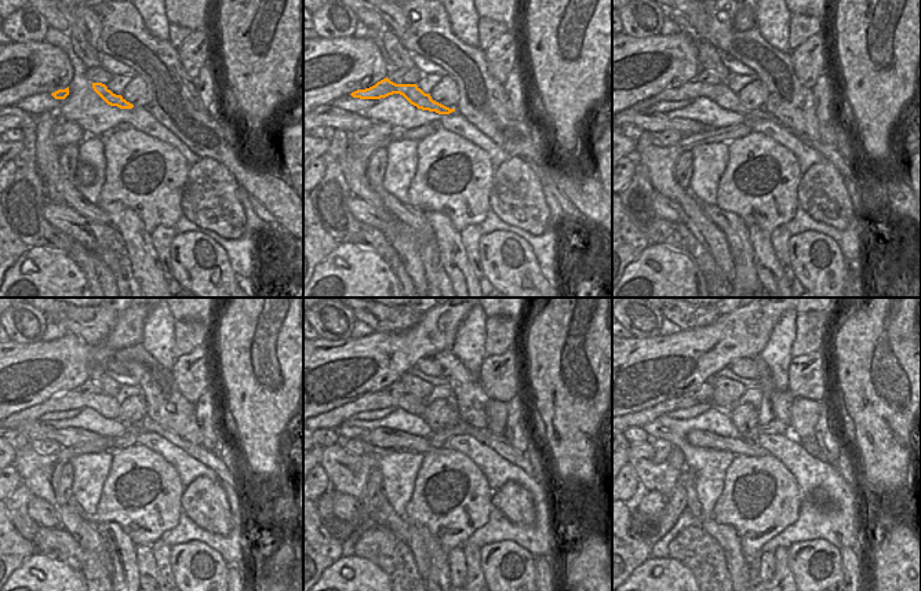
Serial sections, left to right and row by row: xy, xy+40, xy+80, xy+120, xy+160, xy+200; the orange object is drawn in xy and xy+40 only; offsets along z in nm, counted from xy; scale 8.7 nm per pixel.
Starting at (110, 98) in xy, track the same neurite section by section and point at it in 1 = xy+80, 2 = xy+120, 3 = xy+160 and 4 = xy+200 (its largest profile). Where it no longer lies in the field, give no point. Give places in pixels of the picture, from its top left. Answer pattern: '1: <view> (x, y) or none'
1: xy+80 (721, 94)
2: xy+120 (108, 407)
3: xy+160 (332, 419)
4: xy+200 (640, 419)

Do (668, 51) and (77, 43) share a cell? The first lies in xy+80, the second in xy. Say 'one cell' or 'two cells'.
two cells

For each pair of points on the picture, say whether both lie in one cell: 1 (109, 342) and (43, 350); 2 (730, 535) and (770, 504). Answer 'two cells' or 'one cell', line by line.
1: one cell
2: two cells

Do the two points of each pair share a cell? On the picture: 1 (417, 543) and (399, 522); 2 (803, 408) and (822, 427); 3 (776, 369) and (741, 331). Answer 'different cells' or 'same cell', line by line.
1: same cell
2: different cells
3: different cells

